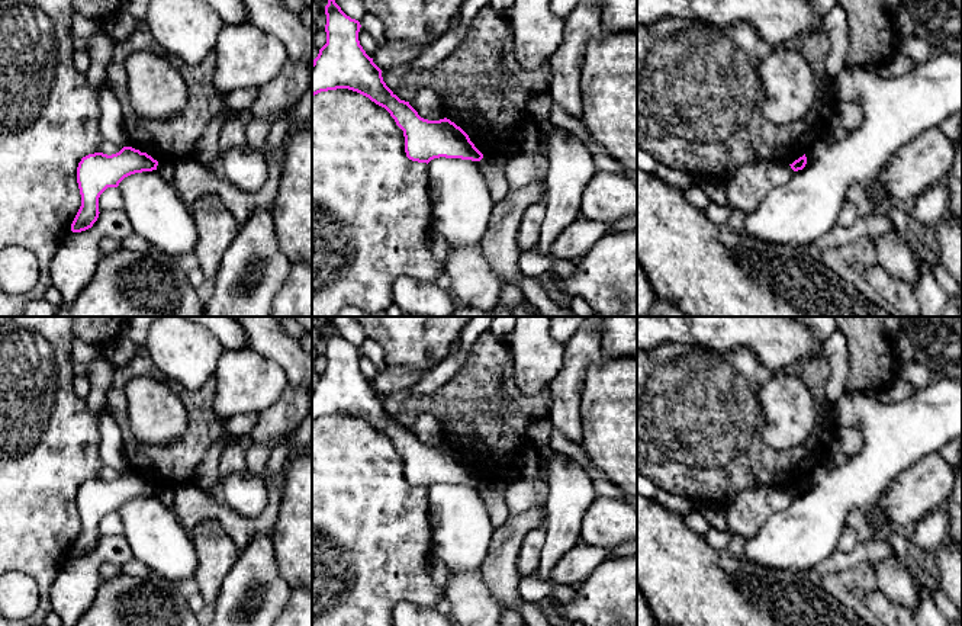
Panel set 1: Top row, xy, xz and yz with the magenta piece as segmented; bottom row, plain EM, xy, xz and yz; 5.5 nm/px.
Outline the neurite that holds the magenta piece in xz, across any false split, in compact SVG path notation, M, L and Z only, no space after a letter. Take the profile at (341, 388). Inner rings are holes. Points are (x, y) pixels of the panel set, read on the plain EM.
M328 321L326 369L312 388L312 423L321 417L348 414L385 433L403 456L406 482L418 488L434 484L480 487L483 479L450 444L428 446L409 427L400 426L383 407L382 395L358 366L360 347L347 341Z

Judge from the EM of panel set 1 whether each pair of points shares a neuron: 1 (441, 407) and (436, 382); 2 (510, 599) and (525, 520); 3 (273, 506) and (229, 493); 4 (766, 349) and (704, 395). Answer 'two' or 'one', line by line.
1: two
2: one
3: two
4: two

